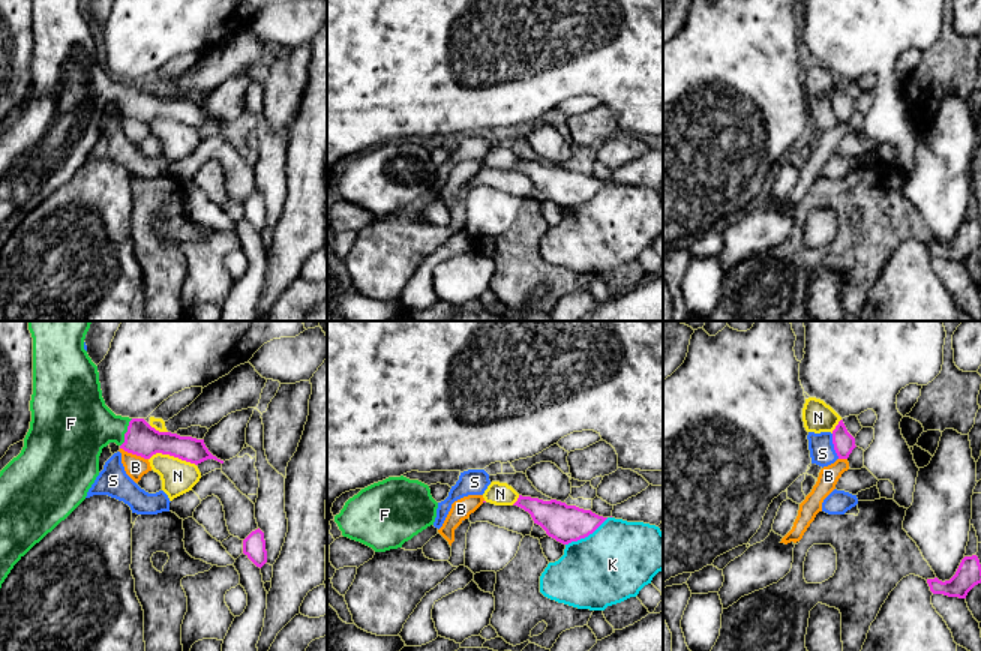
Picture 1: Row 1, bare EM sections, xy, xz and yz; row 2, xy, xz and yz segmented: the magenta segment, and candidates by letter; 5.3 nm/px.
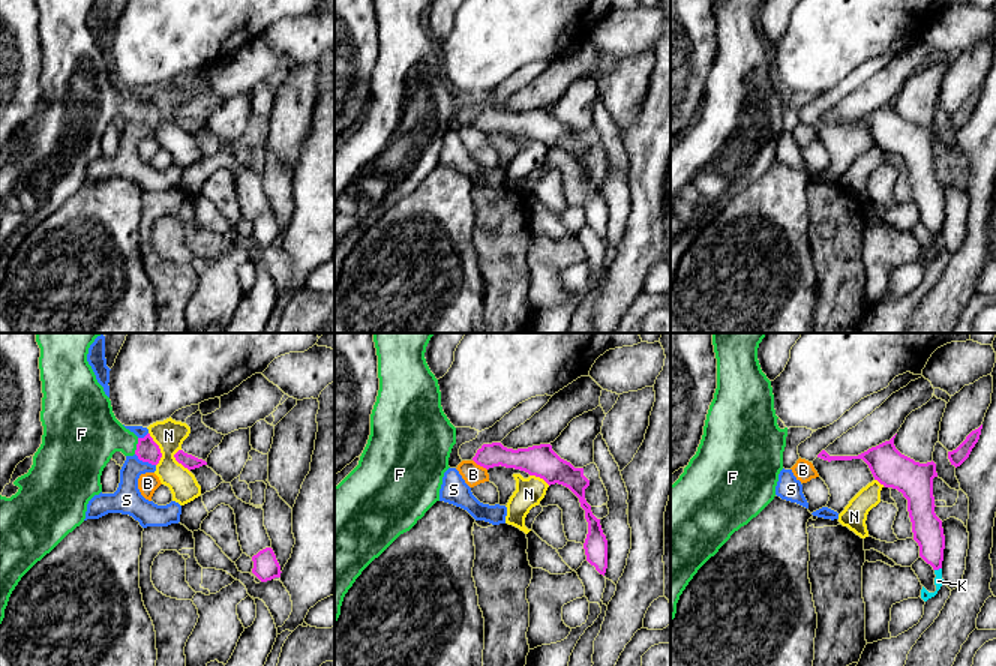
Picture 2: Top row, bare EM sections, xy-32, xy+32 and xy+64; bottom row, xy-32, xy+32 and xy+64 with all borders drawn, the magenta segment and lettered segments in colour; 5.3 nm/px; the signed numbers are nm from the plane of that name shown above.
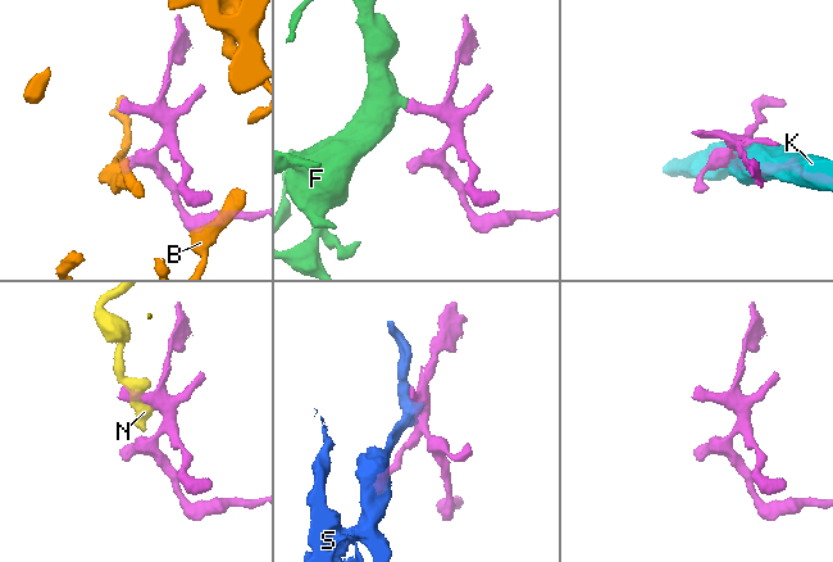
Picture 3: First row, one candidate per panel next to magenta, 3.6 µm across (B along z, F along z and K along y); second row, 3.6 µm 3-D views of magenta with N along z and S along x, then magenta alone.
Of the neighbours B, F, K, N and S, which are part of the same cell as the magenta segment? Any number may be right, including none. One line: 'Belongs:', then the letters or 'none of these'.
Belongs: F

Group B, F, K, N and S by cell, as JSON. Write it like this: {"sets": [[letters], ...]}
{"sets": [["B"], ["F"], ["K"], ["N"], ["S"]]}

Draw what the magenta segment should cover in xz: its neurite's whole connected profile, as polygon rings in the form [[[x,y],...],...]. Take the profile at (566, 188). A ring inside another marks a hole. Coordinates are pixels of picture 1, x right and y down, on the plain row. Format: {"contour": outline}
{"contour": [[[519,159],[513,168],[528,176],[534,188],[540,189],[546,198],[562,208],[578,206],[592,198],[608,182],[591,174],[550,164]]]}

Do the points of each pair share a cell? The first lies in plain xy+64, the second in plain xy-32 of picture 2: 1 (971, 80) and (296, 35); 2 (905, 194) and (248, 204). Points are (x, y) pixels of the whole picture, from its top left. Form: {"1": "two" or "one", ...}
{"1": "two", "2": "one"}

